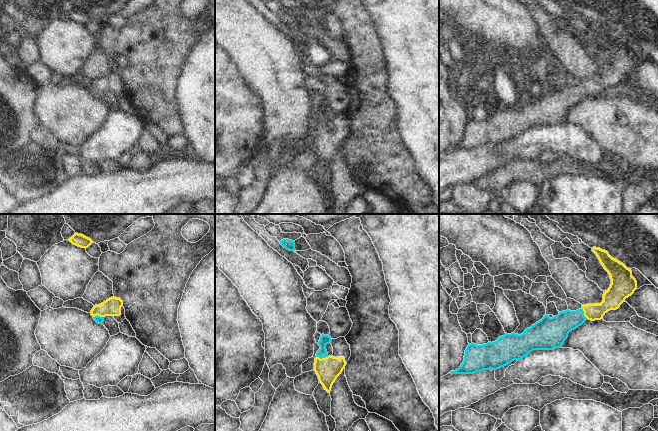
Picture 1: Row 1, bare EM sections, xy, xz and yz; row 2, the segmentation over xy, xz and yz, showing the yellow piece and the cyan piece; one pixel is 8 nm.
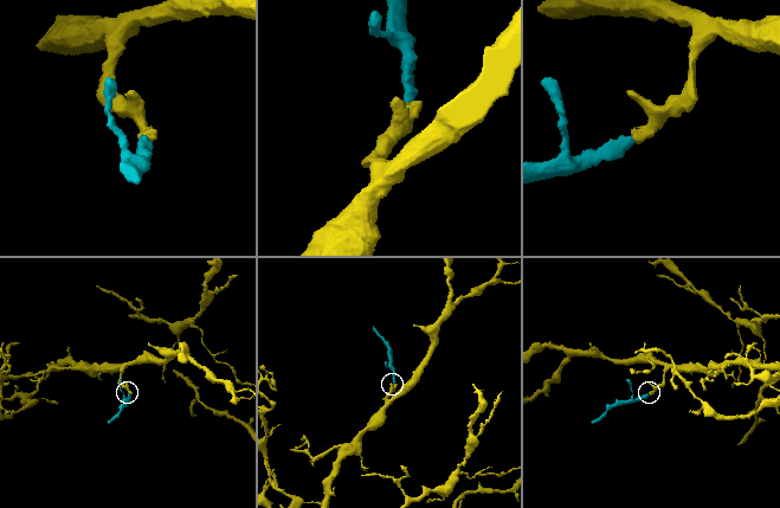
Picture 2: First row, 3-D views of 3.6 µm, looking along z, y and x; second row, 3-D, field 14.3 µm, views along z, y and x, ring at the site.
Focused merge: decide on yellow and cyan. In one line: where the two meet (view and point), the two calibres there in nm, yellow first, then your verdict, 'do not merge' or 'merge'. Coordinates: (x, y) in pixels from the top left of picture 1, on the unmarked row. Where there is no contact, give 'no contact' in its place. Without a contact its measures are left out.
meets yellow in yz at (584, 90); 140 nm thick on the yellow side, 200 nm on the other; merge

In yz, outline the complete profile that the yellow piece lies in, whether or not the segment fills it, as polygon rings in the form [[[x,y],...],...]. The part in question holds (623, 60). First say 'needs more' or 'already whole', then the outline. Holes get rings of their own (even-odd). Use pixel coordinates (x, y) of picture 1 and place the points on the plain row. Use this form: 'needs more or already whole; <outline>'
needs more; [[[593,23],[611,55],[610,63],[603,70],[600,80],[582,81],[576,87],[562,87],[550,94],[548,91],[527,104],[521,111],[505,110],[495,118],[483,121],[471,119],[467,122],[464,137],[455,147],[448,150],[474,150],[484,146],[497,146],[514,136],[521,136],[533,126],[554,126],[561,124],[570,107],[586,96],[601,96],[610,86],[616,86],[637,65],[637,57],[631,45],[612,34],[609,29]]]

